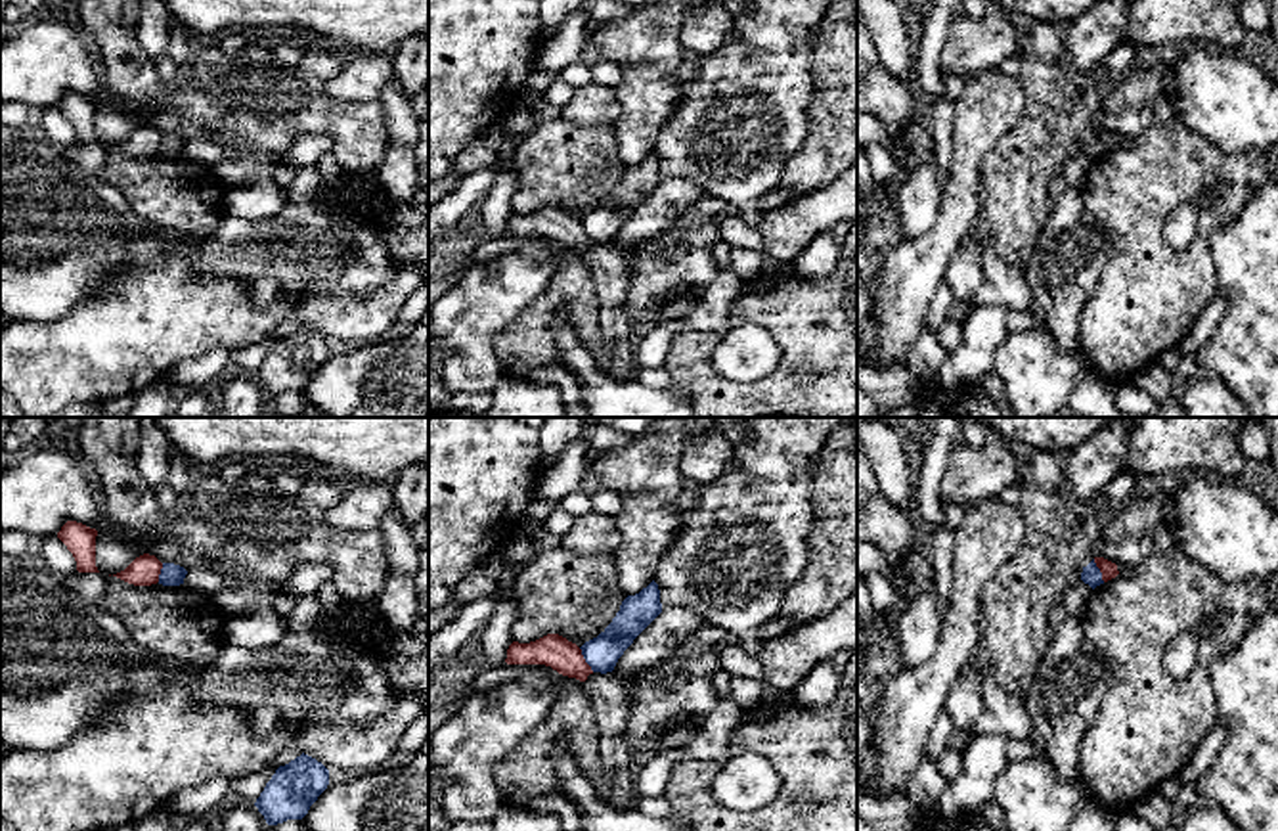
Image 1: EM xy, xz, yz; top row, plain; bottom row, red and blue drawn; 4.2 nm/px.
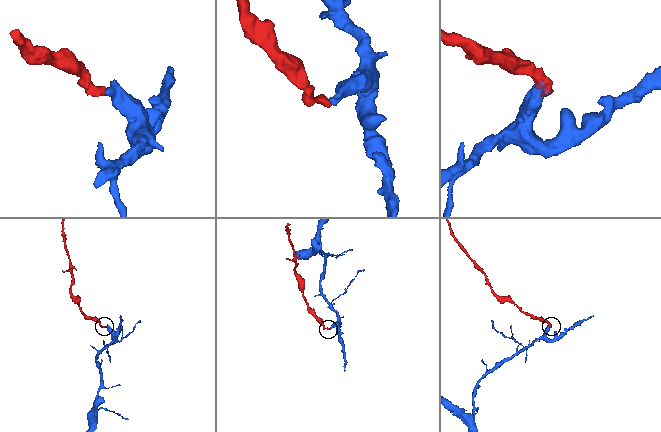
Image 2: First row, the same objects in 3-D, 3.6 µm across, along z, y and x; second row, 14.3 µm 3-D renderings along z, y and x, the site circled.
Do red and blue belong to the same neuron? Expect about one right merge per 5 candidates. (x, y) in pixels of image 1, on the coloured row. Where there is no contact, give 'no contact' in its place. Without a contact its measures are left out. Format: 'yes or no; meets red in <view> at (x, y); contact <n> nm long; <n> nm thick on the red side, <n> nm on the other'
no; meets red in xz at (584, 659); contact 120 nm long; 140 nm thick on the red side, 150 nm on the other

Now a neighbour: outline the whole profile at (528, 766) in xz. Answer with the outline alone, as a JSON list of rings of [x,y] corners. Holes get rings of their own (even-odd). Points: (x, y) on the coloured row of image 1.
[[[559,676],[559,693],[547,716],[494,766],[494,781],[503,798],[513,791],[524,791],[528,797],[562,793],[551,758],[557,741],[566,745],[578,768],[595,783],[599,797],[610,798],[610,781],[599,751],[601,730],[589,695],[584,682]]]

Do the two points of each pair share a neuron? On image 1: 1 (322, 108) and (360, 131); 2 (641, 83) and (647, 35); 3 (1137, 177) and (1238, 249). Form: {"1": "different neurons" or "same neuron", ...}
{"1": "same neuron", "2": "same neuron", "3": "different neurons"}

